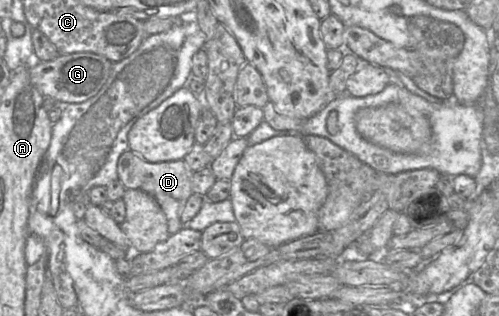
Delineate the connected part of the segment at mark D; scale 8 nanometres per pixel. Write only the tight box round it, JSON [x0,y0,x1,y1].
[117,150,193,235]

